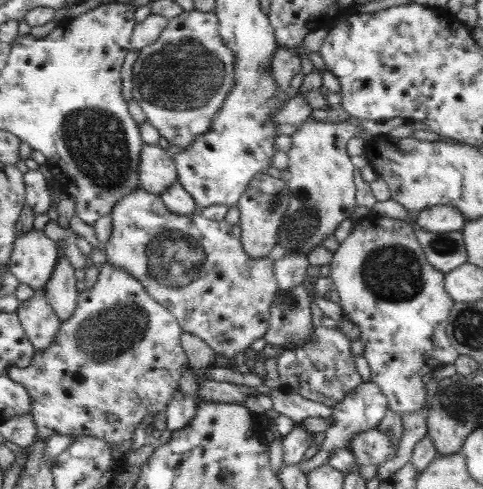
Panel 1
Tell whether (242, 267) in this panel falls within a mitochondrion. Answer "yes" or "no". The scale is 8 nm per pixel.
no

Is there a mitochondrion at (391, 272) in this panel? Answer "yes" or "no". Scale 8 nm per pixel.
yes

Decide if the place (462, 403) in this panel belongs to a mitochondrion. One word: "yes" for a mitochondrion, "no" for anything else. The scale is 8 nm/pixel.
yes

